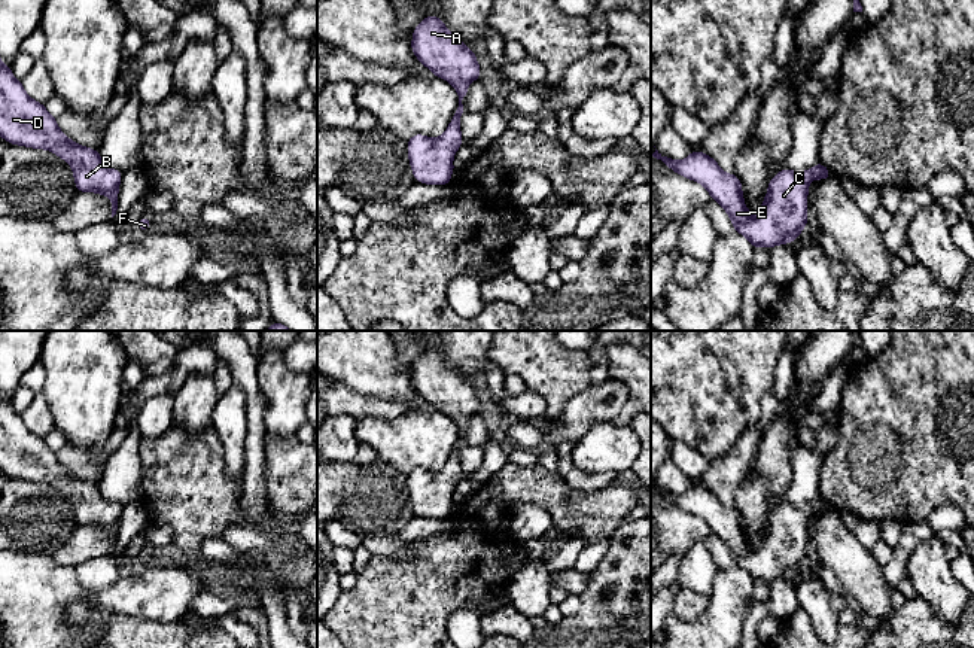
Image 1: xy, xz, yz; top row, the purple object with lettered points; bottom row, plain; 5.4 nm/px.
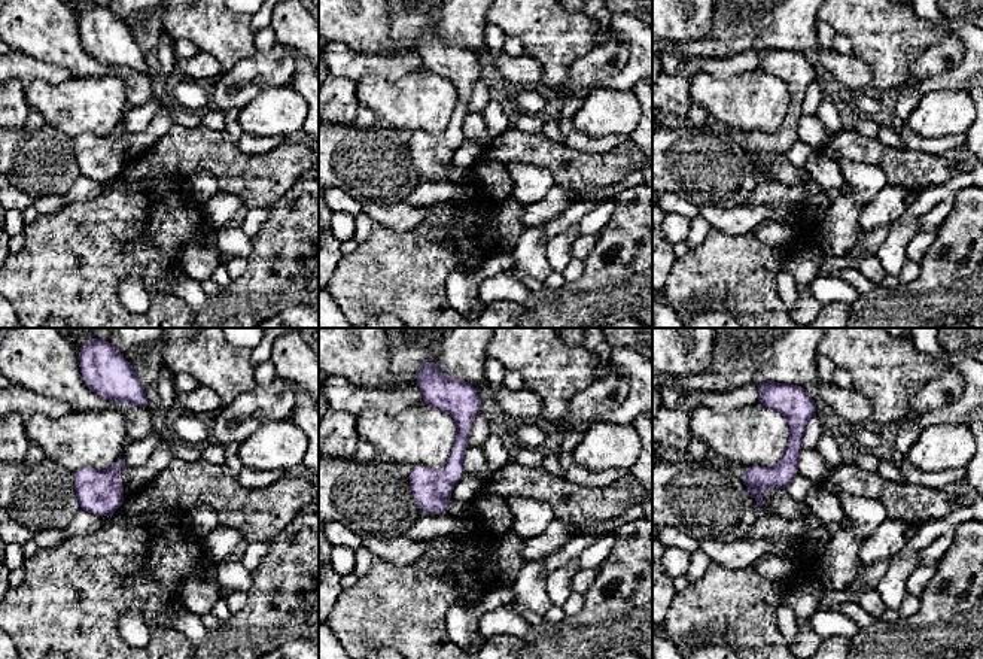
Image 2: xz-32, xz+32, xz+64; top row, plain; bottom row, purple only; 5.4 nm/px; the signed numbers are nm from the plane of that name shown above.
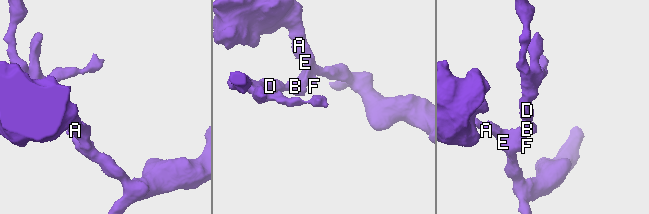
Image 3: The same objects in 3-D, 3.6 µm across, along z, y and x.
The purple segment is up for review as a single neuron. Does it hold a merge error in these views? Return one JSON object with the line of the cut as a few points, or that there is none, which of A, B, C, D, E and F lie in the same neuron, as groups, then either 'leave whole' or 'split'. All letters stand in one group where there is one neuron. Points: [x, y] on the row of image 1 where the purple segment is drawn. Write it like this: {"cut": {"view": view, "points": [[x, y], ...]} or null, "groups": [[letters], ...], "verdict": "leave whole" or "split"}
{"cut": null, "groups": [["A", "B", "C", "D", "E", "F"]], "verdict": "leave whole"}

